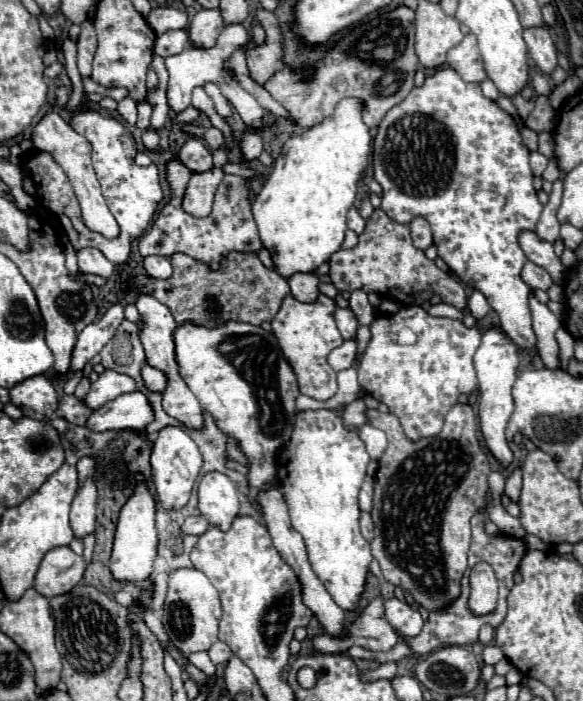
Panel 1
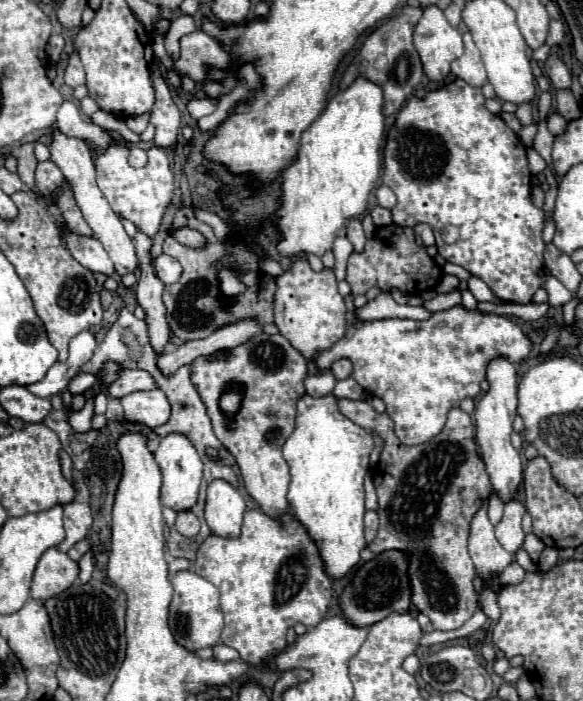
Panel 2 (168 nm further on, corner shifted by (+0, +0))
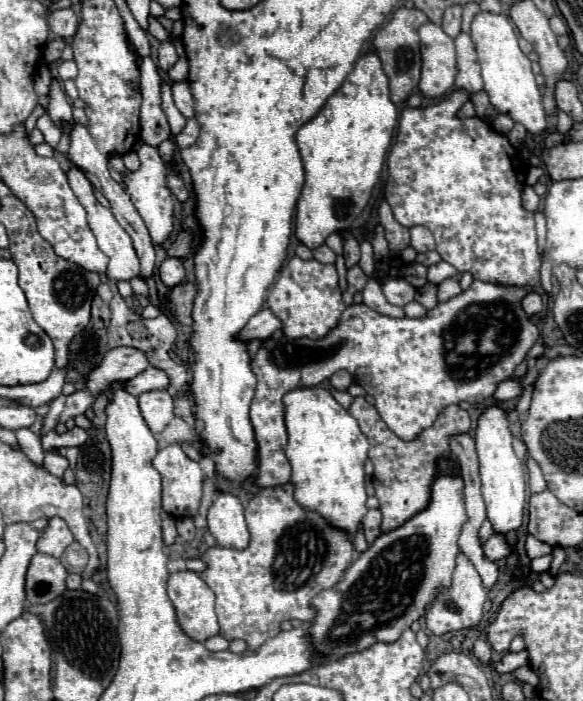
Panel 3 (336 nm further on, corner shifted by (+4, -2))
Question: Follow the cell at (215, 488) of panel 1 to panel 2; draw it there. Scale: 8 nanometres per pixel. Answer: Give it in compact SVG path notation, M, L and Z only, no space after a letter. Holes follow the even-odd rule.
M226 480L210 482L206 490L204 518L212 534L218 534L224 538L240 536L244 510L246 510L244 498L234 486L230 486Z

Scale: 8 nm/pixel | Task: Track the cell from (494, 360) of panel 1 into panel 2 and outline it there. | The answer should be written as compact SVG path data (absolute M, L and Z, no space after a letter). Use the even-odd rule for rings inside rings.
M492 358L486 366L486 380L490 384L488 392L480 398L474 418L476 418L476 442L480 446L486 472L490 476L494 492L508 502L514 492L518 490L522 482L522 460L518 456L518 450L510 444L512 434L512 422L516 418L516 384L518 384L518 370L516 364L512 364L508 358Z

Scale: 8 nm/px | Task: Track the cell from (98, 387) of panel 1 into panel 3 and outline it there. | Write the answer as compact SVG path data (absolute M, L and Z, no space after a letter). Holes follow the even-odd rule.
M150 366L148 370L140 372L138 376L134 376L132 380L126 382L126 390L134 396L140 396L150 390L164 390L168 386L170 386L170 378L166 376L166 372L162 372L160 368L154 368L154 366Z

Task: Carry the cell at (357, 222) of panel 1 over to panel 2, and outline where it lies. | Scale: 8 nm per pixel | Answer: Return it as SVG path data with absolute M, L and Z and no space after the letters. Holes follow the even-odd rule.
M352 220L352 222L348 224L348 234L346 234L346 238L354 244L354 250L356 250L356 252L360 252L360 250L364 248L366 236L364 236L364 230L362 230L360 220Z

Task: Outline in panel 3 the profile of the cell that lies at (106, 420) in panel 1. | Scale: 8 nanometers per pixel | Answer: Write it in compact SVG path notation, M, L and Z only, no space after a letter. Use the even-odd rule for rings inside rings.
M166 390L144 392L138 396L142 416L154 434L160 434L174 416L174 402Z

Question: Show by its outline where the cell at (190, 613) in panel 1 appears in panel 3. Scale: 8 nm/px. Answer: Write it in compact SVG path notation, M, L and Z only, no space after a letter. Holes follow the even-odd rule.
M184 570L170 574L168 596L176 608L178 624L190 638L204 642L218 634L214 592L196 572Z

